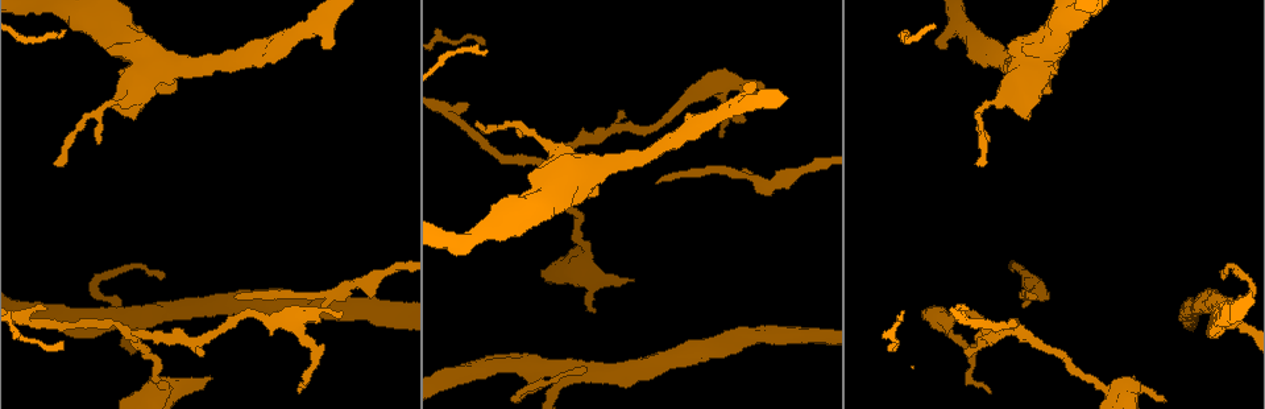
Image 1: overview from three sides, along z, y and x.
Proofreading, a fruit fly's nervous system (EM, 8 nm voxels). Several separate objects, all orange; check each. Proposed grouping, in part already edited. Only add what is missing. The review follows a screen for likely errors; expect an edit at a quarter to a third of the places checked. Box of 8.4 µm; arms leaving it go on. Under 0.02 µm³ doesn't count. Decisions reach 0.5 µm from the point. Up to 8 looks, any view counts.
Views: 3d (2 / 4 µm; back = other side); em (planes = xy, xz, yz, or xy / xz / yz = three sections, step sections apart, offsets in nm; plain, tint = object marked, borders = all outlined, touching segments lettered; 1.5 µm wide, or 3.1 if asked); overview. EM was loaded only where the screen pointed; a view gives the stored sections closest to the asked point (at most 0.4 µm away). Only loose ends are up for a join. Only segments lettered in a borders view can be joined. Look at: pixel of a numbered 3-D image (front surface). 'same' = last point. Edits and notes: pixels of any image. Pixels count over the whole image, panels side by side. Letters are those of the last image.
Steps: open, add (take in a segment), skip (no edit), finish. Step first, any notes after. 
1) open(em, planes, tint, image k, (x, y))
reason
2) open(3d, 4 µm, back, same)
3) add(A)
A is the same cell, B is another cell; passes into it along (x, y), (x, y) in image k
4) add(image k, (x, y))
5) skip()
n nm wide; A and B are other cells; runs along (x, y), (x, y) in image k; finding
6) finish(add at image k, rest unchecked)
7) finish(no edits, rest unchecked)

open(em, planes, borders, image 1, (209, 377))
branch stops here

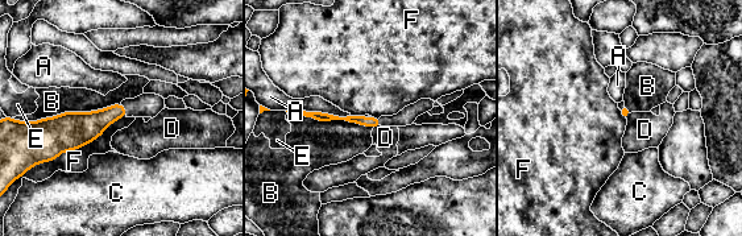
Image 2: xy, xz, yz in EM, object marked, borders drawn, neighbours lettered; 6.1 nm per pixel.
skip()
B touches over 600 nm; A, B, C, D, E and F are other cells; no lettered segment goes on from it

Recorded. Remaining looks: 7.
open(3d, 2 µm, image 1, (1224, 276))
thin end

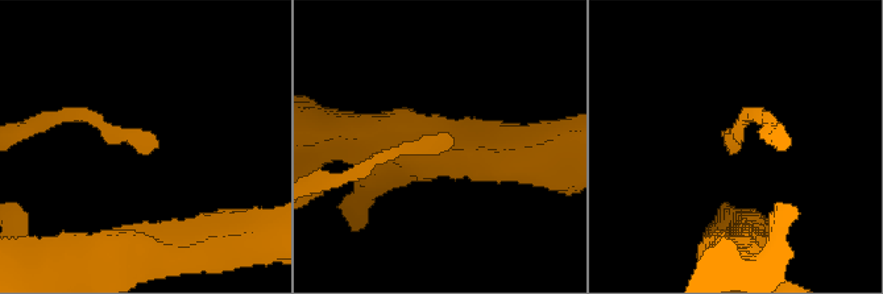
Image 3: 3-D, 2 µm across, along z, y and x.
open(em, xy, step 4, borders, image 3, (451, 142))

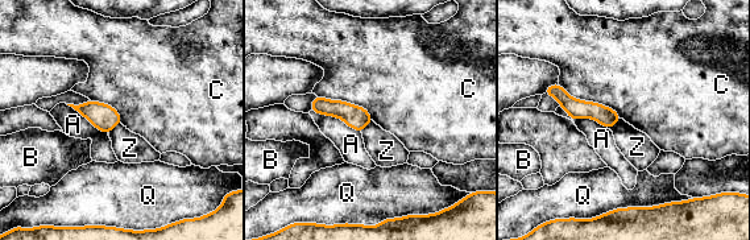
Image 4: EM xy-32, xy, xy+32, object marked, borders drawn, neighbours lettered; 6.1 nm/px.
skip()
A, B, C, Q and Z are other cells; runs along (550, 91), (575, 108), (614, 118) in image 4; none of them fits

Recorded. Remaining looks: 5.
open(em, planes, borders, image 1, (477, 123))
tapers out

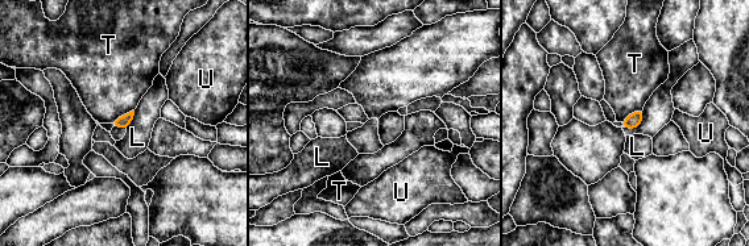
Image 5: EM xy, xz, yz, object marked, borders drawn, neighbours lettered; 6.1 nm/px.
skip()
80 nm wide; L, T and U are other cells; border along (133, 109), (115, 117), (110, 122) in image 5; no lettered segment goes on from it

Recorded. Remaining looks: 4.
finish(no edits, rest unchecked)

